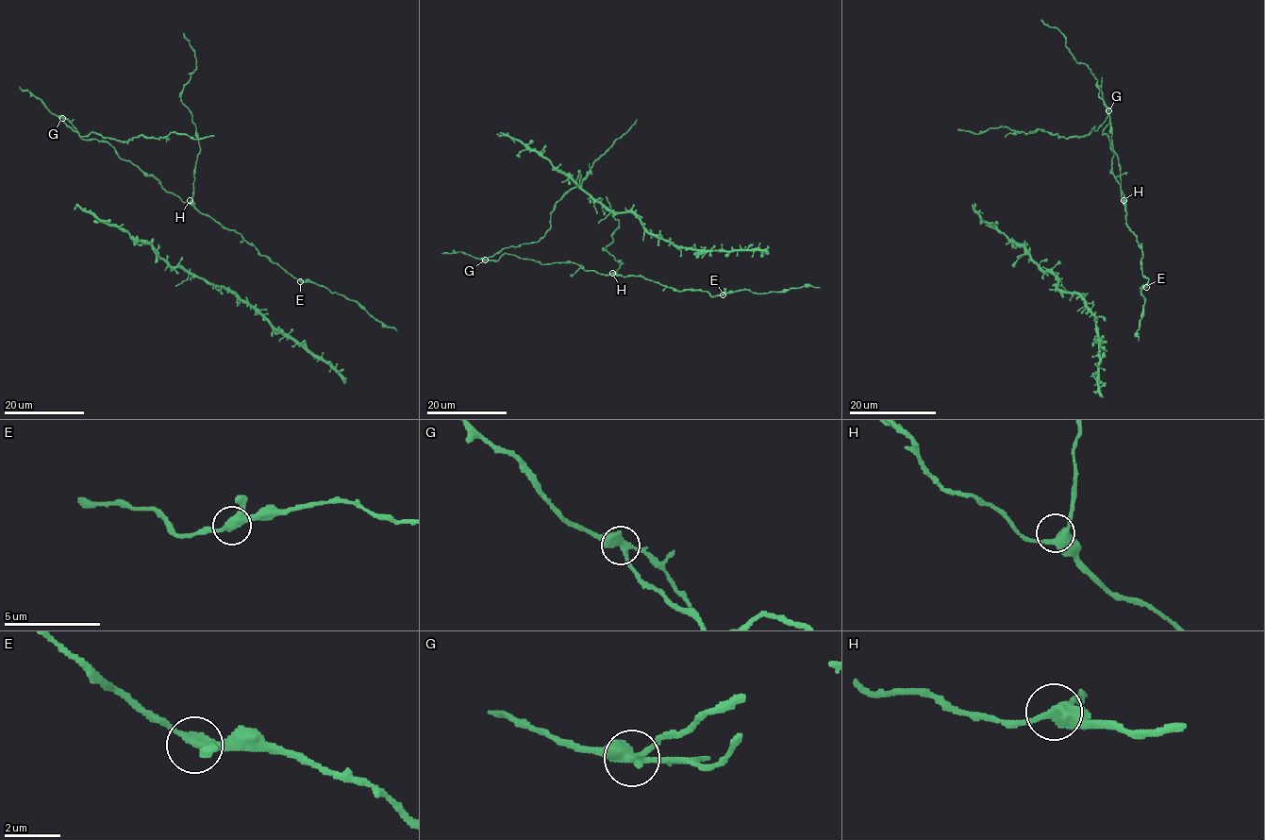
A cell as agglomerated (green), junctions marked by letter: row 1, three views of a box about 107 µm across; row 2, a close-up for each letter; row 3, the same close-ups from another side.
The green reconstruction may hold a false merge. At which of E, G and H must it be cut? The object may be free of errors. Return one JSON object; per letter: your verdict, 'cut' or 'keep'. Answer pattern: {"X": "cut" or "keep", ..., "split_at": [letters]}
{"E": "keep", "G": "cut", "H": "keep", "split_at": ["G"]}

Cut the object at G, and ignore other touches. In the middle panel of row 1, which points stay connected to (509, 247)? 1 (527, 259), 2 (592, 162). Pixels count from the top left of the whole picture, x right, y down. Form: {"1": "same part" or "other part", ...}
{"1": "other part", "2": "same part"}

